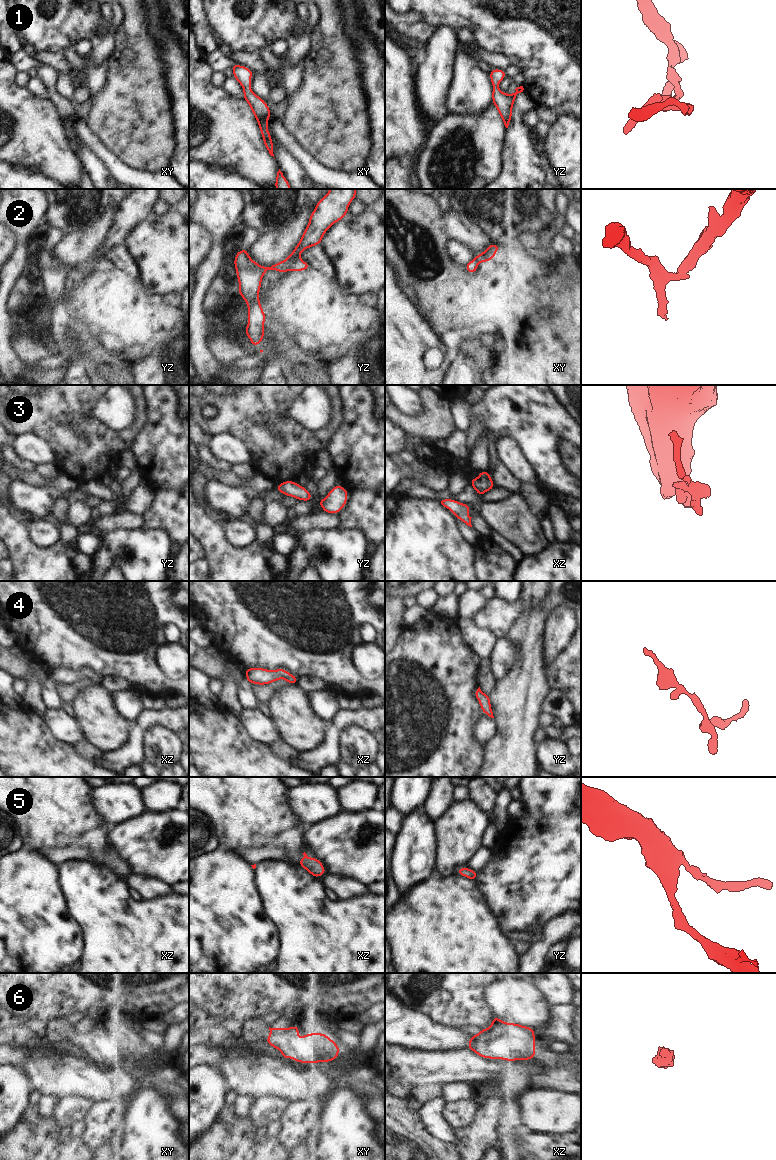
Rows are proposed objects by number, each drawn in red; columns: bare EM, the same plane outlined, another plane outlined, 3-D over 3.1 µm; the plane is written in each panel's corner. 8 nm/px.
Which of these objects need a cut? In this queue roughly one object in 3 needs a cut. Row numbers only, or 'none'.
2

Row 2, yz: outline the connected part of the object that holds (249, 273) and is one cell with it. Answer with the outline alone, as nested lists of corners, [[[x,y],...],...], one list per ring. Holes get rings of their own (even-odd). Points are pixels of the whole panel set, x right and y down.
[[[243,248],[236,253],[233,264],[240,285],[237,291],[248,307],[248,324],[244,332],[255,348],[264,340],[264,322],[266,316],[259,299],[263,275],[268,270],[282,273],[287,271],[305,271],[310,268],[310,265],[303,260],[291,261],[287,258],[271,267],[261,266],[253,261],[249,256],[248,250]]]

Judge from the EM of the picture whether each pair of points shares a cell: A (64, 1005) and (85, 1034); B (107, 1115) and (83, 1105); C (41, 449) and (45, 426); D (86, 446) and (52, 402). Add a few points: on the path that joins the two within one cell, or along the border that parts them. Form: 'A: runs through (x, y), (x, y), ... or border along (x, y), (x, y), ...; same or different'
A: border along (64, 1017), (55, 1017), (41, 1022); different
B: border along (94, 1103), (87, 1111), (83, 1120); different
C: border along (20, 434), (43, 439), (56, 459); different
D: runs through (76, 435), (62, 413); same

